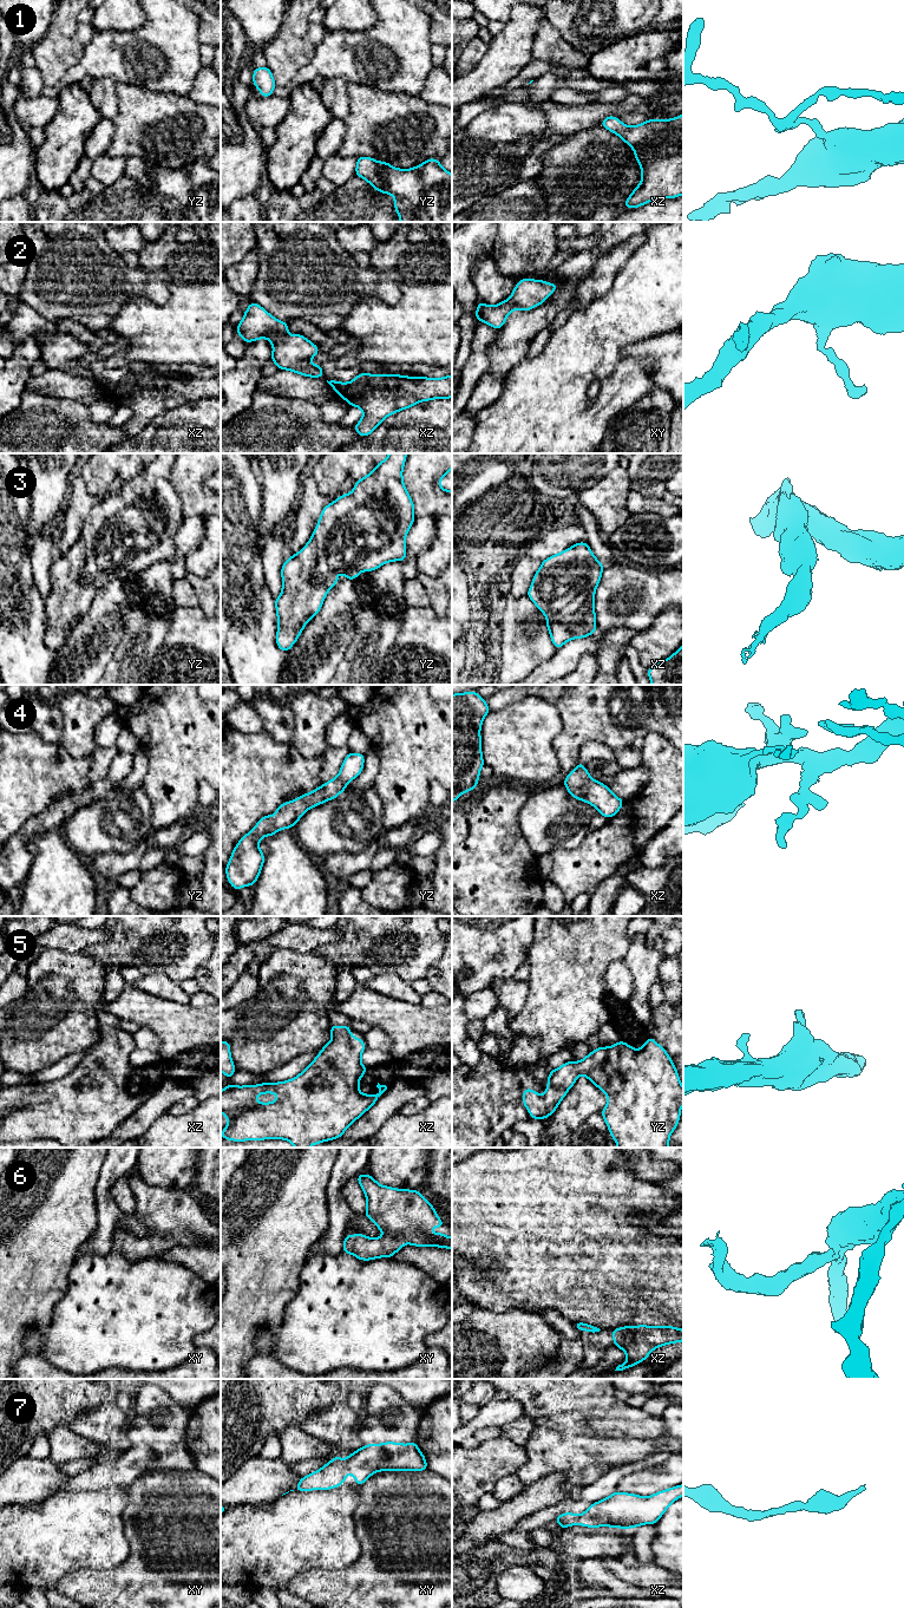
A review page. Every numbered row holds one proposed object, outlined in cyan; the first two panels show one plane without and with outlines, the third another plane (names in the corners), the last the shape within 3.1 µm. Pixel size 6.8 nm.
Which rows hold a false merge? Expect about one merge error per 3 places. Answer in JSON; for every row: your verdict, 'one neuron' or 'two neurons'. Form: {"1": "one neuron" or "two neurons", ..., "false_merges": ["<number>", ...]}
{"1": "one neuron", "2": "one neuron", "3": "one neuron", "4": "one neuron", "5": "one neuron", "6": "one neuron", "7": "one neuron", "false_merges": []}

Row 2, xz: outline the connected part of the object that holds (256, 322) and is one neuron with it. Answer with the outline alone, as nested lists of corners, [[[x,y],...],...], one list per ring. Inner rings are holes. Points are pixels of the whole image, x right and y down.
[[[250,302],[236,329],[247,344],[262,338],[268,339],[273,344],[271,361],[279,370],[322,378],[323,371],[320,365],[304,364],[320,352],[319,347],[303,335],[289,335],[288,322],[277,320],[257,303]]]

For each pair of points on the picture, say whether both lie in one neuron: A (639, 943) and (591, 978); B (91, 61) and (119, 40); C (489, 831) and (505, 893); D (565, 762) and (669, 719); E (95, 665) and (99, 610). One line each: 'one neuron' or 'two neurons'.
A: two neurons
B: one neuron
C: one neuron
D: one neuron
E: one neuron

